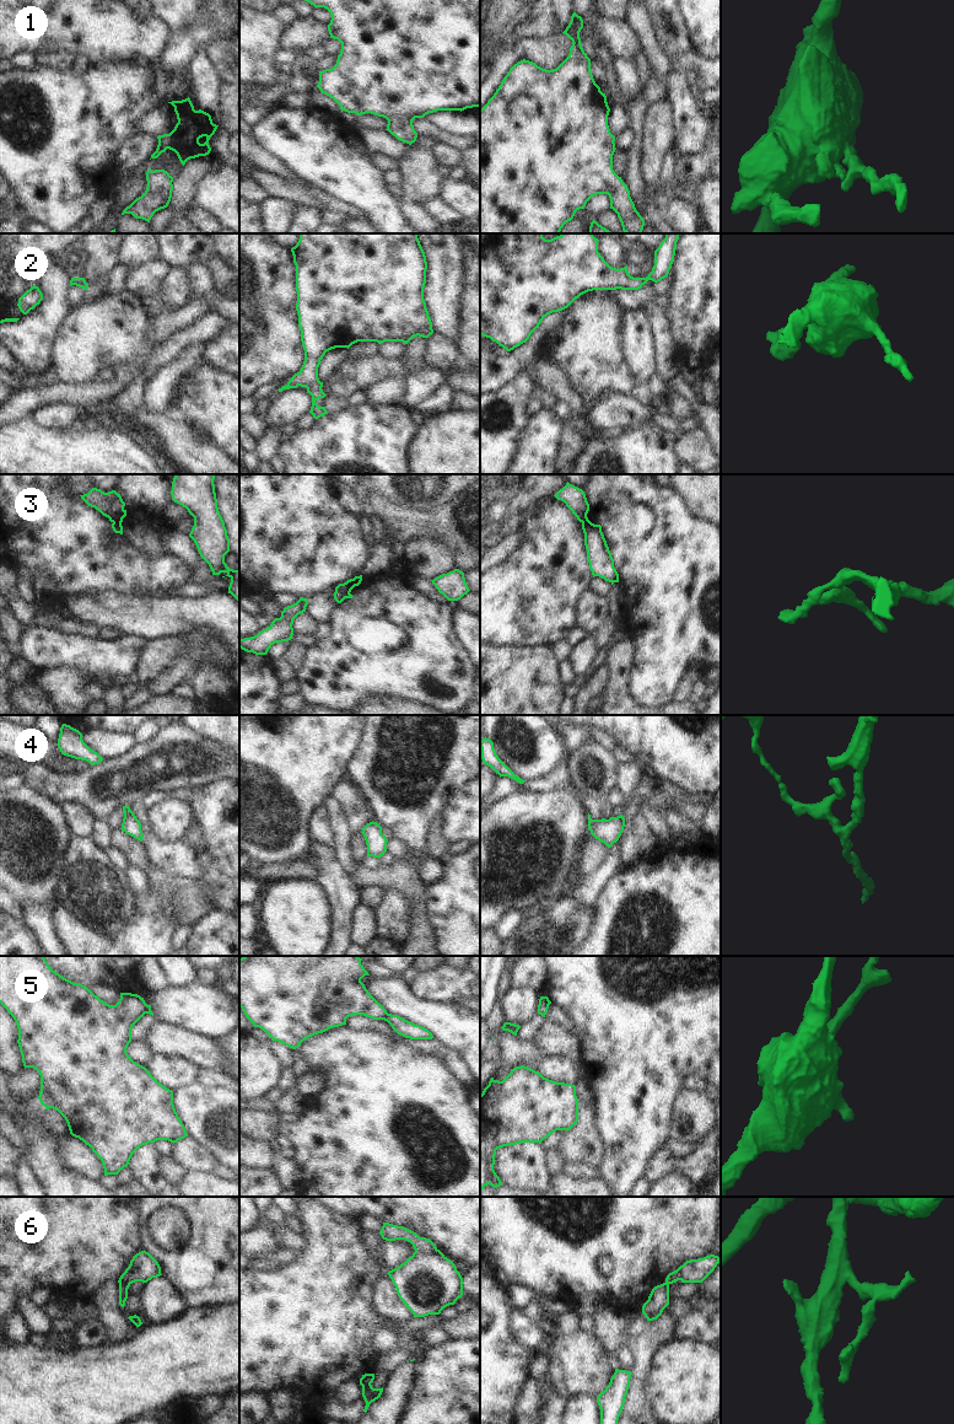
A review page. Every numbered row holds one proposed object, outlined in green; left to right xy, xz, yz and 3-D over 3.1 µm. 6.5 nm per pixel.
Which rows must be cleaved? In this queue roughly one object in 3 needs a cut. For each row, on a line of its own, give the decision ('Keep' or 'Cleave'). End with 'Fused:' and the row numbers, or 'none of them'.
1: Keep
2: Keep
3: Cleave
4: Keep
5: Cleave
6: Cleave
Fused: 3, 5, 6.

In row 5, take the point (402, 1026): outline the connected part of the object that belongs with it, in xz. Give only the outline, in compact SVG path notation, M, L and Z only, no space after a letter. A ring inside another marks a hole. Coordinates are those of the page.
M388 1014L384 1019L400 1036L410 1039L432 1039L432 1033L420 1025L415 1025L398 1015Z

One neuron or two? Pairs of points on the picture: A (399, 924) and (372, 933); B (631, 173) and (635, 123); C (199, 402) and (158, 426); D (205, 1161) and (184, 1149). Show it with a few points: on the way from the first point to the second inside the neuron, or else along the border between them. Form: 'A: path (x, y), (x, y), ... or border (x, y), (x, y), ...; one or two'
A: border (375, 911), (378, 935); two
B: path (634, 161), (637, 135); one
C: border (173, 410), (186, 418), (200, 433); two
D: path (200, 1159), (194, 1157), (189, 1153); one

